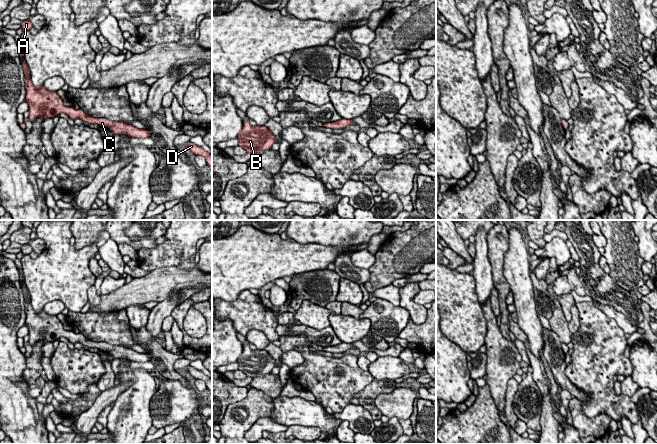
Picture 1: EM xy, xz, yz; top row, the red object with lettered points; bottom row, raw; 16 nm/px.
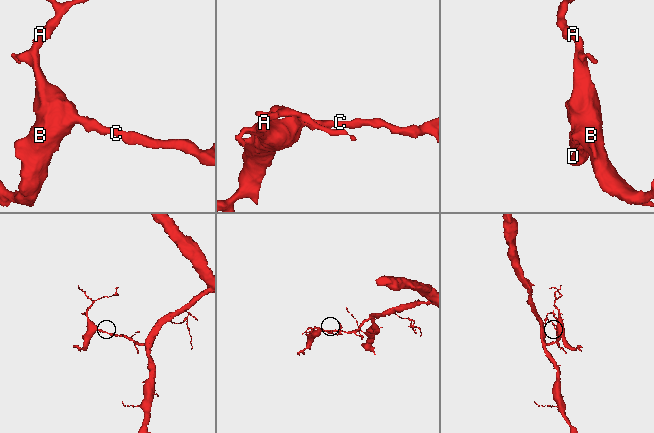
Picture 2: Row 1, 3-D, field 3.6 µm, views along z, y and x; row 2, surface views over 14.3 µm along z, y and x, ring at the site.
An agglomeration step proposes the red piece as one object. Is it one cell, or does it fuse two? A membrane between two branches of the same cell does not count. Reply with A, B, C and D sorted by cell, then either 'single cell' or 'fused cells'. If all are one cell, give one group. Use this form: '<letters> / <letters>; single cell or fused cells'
A B C D; single cell

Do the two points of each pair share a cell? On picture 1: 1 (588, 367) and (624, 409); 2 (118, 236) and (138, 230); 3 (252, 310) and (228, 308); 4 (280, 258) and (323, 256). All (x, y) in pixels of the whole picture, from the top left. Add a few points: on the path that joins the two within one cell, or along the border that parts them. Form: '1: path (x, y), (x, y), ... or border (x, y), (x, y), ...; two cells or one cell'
1: path (595, 377), (597, 382), (614, 399); one cell
2: border (124, 230), (130, 237), (149, 237); two cells
3: path (246, 310), (234, 310); one cell
4: path (291, 258), (312, 257); one cell

